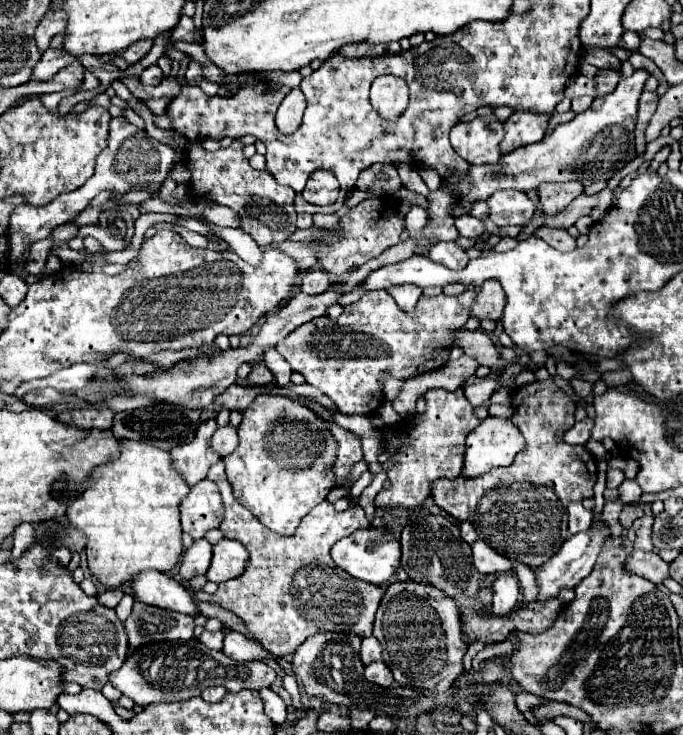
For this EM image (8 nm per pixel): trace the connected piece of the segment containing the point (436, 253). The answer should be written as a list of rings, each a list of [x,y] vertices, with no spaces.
[[[437,242],[437,244],[433,244],[427,252],[427,258],[437,262],[437,264],[447,266],[449,270],[461,270],[469,262],[465,250],[461,250],[455,242]]]

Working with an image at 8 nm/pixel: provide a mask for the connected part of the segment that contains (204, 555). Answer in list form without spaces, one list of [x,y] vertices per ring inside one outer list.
[[[205,538],[195,540],[193,546],[187,548],[181,558],[179,574],[183,580],[191,580],[193,576],[205,574],[209,568],[209,562],[211,562],[211,544]]]

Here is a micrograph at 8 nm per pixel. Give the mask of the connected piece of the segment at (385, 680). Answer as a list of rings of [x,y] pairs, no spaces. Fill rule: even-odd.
[[[383,660],[367,664],[365,666],[365,678],[371,680],[373,684],[377,684],[377,686],[383,686],[383,688],[389,688],[393,684],[393,674]]]

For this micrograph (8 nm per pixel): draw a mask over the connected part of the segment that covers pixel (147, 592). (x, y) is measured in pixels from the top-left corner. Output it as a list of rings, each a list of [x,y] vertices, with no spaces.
[[[141,572],[129,582],[129,586],[137,602],[193,616],[199,614],[191,592],[163,572]]]

